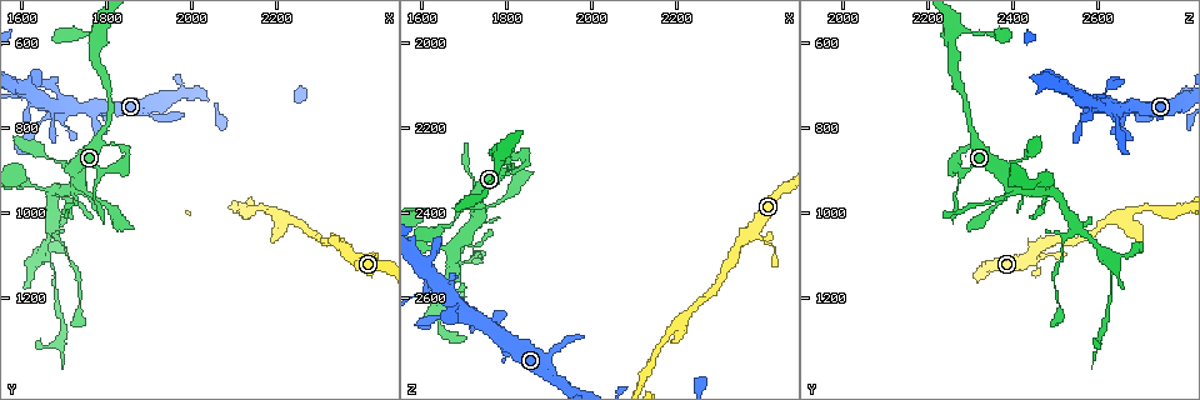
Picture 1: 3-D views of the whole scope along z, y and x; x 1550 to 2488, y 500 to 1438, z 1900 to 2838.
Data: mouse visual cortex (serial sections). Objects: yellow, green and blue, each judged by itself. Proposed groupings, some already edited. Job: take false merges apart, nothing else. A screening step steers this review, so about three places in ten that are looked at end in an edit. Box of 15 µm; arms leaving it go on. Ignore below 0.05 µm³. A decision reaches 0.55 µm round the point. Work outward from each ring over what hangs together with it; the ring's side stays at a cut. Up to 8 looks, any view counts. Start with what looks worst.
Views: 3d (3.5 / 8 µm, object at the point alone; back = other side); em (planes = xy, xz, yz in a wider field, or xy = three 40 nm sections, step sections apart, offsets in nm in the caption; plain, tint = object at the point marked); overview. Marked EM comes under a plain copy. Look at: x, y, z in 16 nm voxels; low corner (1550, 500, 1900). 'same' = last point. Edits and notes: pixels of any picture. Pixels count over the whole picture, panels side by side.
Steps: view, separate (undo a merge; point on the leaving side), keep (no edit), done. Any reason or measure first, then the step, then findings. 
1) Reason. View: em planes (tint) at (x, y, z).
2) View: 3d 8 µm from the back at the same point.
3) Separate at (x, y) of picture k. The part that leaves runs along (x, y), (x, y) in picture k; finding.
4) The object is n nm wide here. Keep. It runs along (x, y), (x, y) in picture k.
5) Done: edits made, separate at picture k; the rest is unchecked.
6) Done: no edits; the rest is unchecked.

View: 3d 8 µm at (1740, 930, 2395).

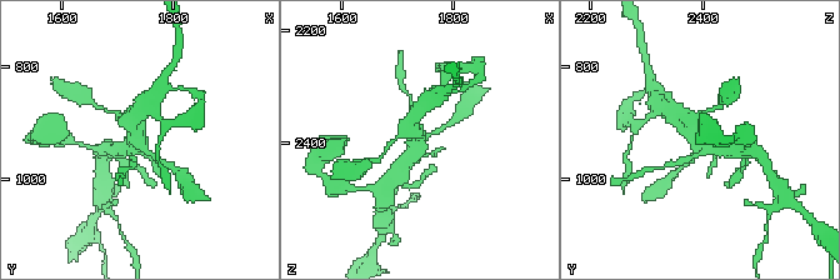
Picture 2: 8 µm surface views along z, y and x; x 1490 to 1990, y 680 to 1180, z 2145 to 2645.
View: em xy step 2 (tint) at (1735, 930, 2400).

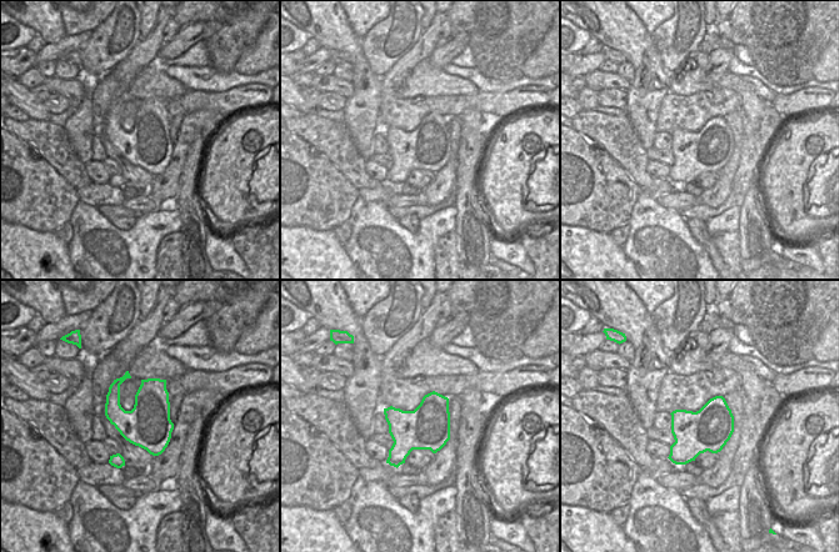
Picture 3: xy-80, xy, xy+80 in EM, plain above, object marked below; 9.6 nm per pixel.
The object is 440 nm wide here. Keep. It runs along (678, 113), (700, 141), (728, 151) in picture 2; continuous, no second cell.

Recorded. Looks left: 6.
Sudden change in width. View: 3d 3.5 µm at (1690, 1070, 2525).

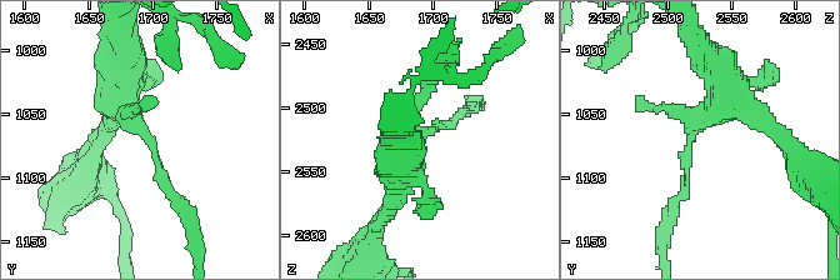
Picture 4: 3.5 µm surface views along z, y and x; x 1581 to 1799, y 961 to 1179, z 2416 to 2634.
Need the tissue. View: em xy step 1 (tint) at (1694, 1066, 2518).

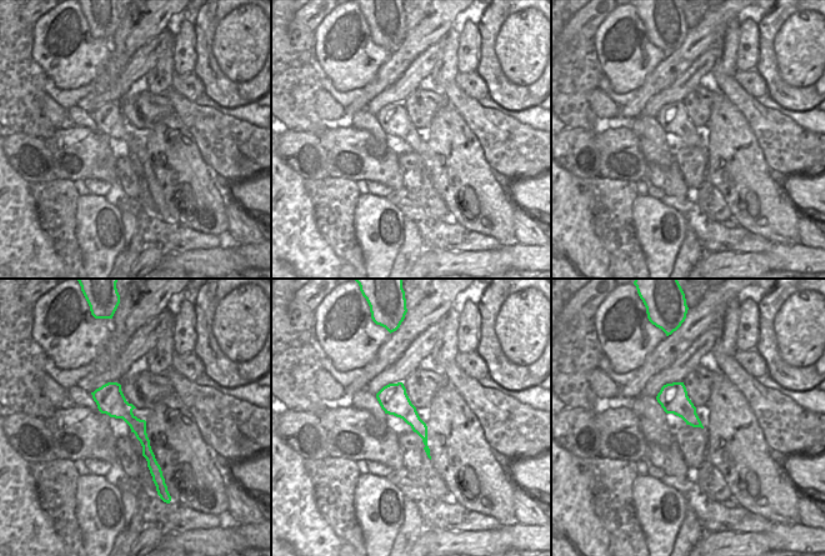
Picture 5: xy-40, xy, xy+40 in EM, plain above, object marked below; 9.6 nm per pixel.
Keep. Continuous, no second cell.

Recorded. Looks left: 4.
View: 3d 8 µm at (1650, 1100, 2620).

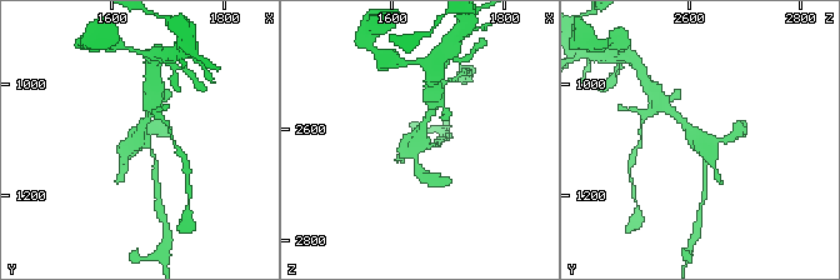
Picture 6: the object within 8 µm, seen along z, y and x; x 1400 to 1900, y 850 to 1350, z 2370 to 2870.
Shape alone is not enough. View: em xy step 2 (tint) at (1655, 1100, 2620).

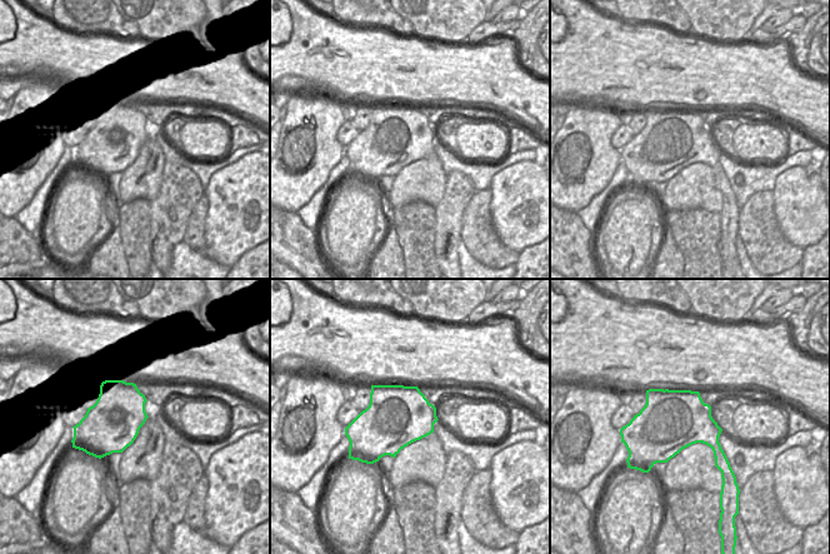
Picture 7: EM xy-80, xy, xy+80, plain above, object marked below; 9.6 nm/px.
The arms are 150, 150, 200, 400 nm wide. Separate at (155, 178) of picture 6. Two cells meet here.

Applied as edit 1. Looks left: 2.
Done: edits made, separate at picture 6; the rest is unchecked.

